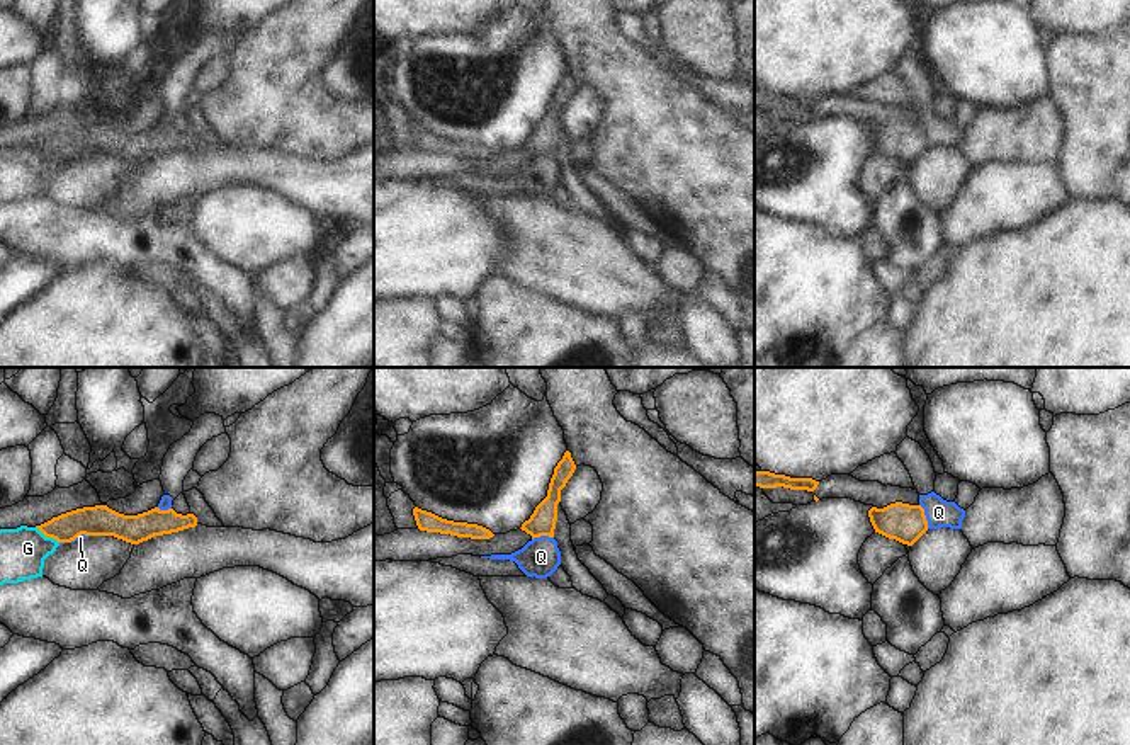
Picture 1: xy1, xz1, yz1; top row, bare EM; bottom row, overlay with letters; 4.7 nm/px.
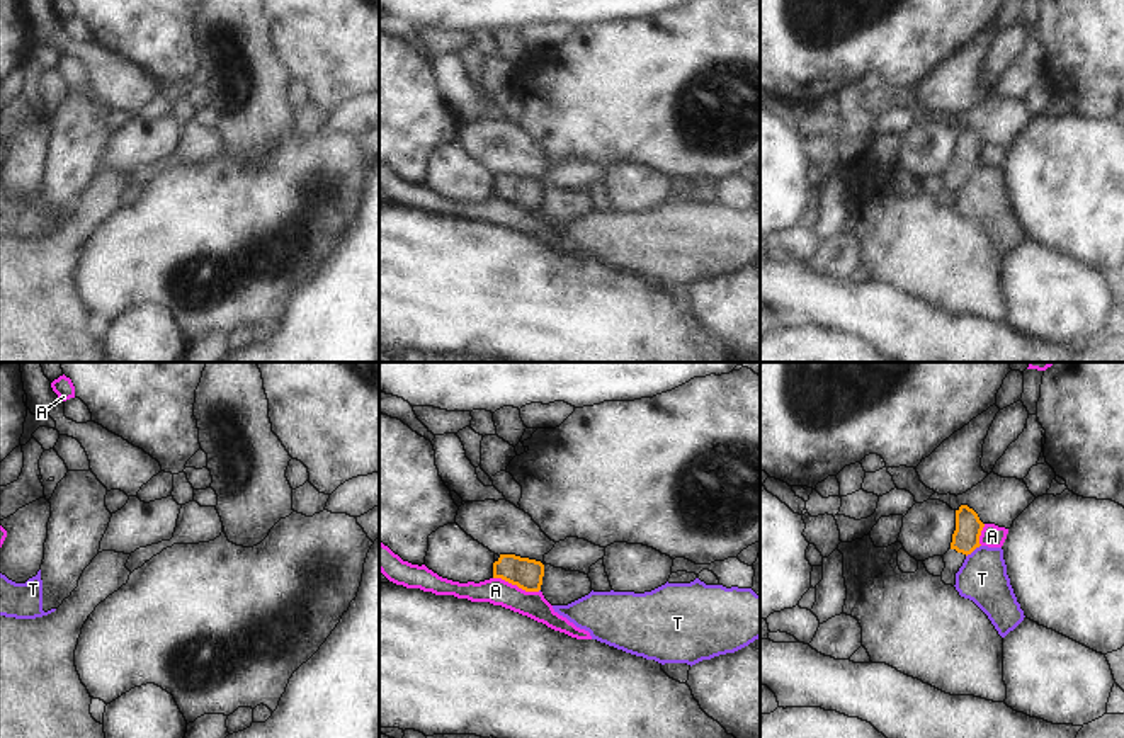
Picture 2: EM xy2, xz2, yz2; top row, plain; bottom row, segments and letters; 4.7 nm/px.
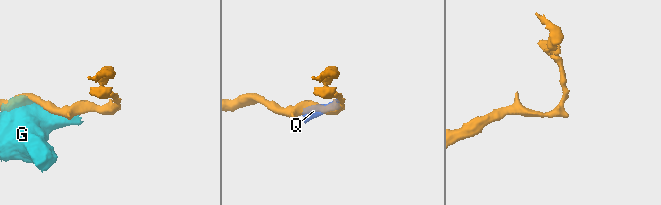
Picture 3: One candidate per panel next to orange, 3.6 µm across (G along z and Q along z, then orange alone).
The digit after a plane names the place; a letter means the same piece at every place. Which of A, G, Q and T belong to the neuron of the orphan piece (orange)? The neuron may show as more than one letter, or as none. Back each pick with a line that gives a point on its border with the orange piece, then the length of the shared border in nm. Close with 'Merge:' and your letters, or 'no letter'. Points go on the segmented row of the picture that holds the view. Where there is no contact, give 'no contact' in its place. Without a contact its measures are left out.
Merge: no letter

